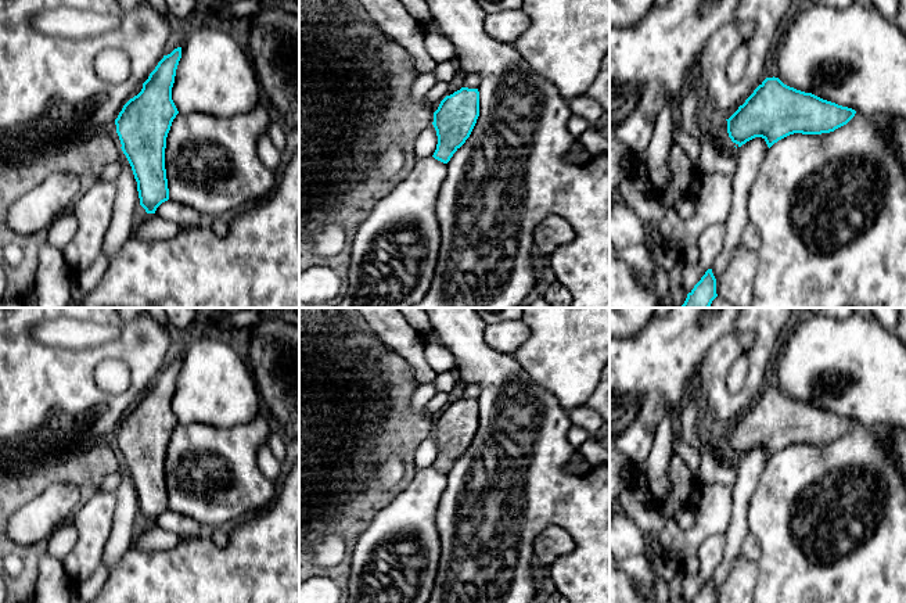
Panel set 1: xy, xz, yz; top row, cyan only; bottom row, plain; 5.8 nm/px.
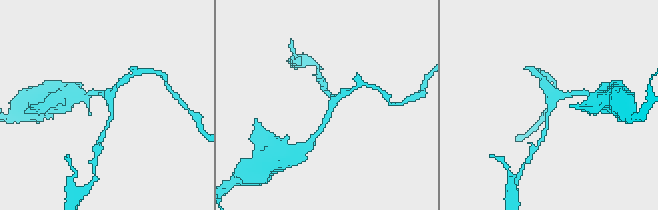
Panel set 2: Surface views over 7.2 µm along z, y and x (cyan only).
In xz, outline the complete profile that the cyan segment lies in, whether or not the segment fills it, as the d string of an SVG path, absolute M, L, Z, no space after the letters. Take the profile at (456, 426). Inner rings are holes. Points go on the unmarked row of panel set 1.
M461 398L446 406L434 423L434 438L438 446L434 469L447 474L453 464L470 448L479 427L478 399Z

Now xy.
M181 358L163 366L141 402L123 416L115 430L121 459L132 477L140 516L147 524L155 524L169 510L165 459L172 432L179 424L172 398L180 369Z

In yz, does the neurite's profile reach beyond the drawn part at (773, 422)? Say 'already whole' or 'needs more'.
already whole

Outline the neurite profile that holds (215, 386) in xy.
M216 338L190 340L181 358L172 410L179 424L202 423L216 427L234 427L252 421L262 409L252 370L230 344Z

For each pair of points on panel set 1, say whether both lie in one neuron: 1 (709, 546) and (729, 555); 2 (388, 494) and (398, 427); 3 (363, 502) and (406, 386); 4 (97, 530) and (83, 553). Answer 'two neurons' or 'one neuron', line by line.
1: two neurons
2: one neuron
3: one neuron
4: one neuron

